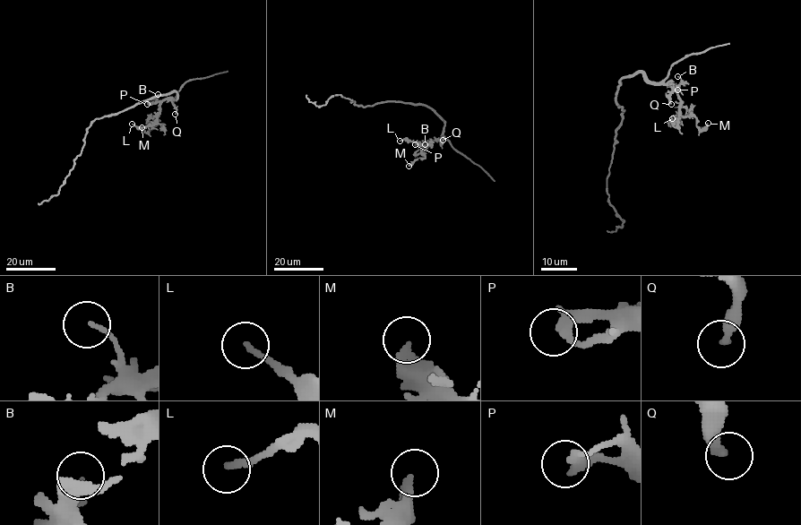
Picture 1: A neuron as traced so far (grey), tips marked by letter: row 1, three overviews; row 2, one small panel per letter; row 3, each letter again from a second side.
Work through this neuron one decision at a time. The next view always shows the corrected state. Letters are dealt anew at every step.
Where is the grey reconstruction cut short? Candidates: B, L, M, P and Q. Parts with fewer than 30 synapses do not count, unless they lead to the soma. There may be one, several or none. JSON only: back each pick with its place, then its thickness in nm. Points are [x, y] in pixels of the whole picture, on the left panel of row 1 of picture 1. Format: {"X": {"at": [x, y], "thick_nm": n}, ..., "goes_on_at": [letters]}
{"goes_on_at": []}

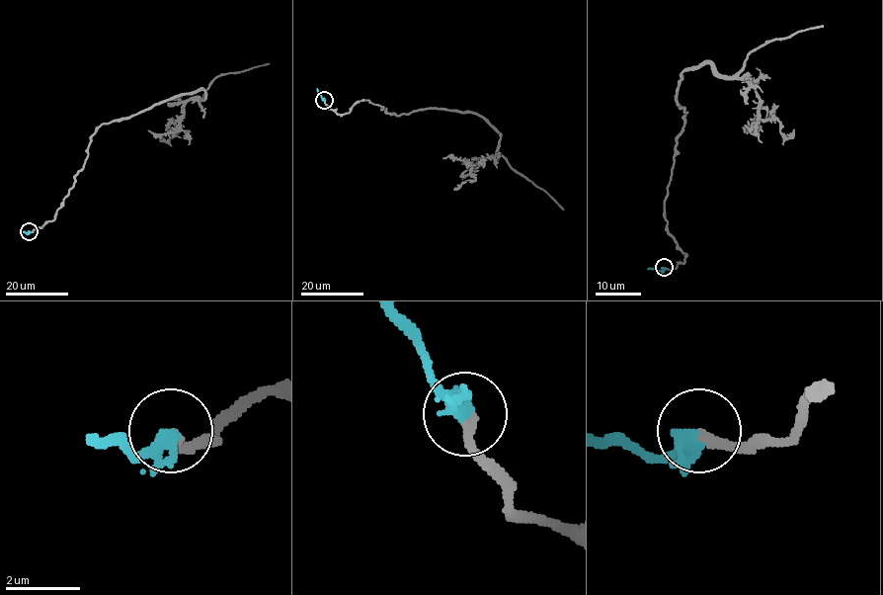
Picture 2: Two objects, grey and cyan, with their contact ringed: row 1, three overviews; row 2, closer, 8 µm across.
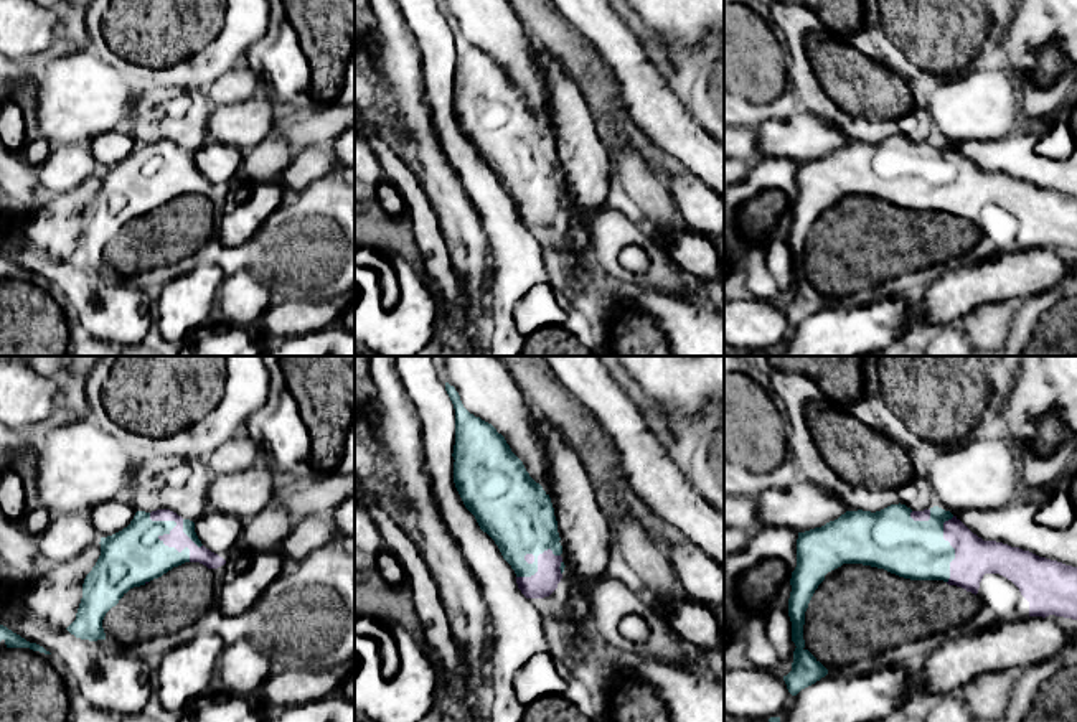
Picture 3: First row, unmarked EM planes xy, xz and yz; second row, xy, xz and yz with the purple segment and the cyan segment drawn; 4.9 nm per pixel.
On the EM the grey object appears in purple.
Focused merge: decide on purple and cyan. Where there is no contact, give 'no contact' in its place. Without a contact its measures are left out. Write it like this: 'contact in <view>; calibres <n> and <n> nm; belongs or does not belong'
contact in xy; calibres 90 and 280 nm; belongs

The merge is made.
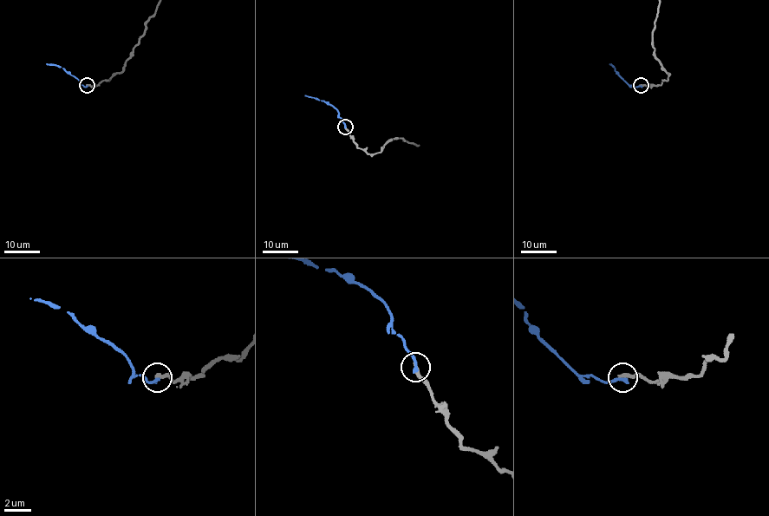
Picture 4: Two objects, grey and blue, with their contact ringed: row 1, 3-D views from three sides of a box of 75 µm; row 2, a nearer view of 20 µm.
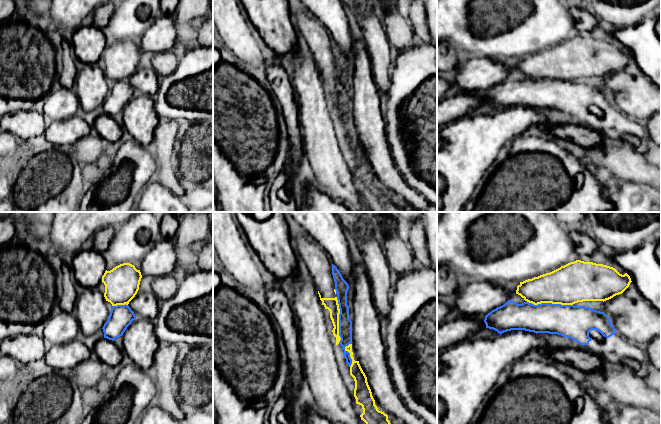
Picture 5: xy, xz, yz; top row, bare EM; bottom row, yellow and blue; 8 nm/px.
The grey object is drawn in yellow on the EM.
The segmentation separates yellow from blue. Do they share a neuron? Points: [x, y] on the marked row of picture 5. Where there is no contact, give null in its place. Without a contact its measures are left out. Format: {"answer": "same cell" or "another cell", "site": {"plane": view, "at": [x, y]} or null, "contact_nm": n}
{"answer": "another cell", "site": {"plane": "xz", "at": [338, 320]}, "contact_nm": 380}

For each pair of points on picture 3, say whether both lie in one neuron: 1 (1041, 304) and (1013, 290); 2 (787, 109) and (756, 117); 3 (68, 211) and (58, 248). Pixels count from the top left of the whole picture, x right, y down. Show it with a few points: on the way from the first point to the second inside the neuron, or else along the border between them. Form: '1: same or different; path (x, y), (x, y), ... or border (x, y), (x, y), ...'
1: different; border (1059, 281), (1053, 287), (1028, 295), (1016, 304)
2: same; path (779, 109), (764, 112)
3: same; path (61, 220), (58, 239)

